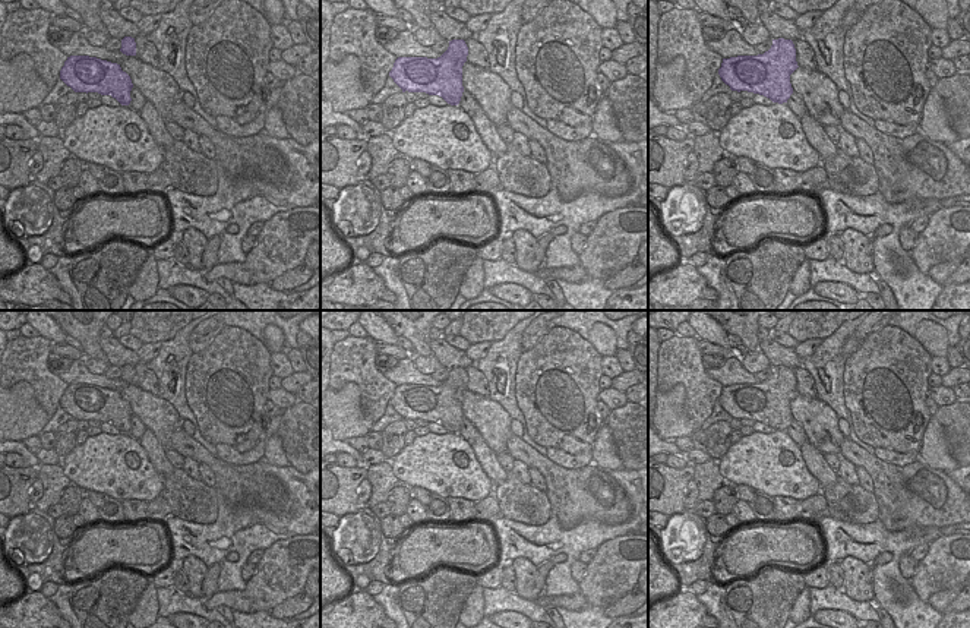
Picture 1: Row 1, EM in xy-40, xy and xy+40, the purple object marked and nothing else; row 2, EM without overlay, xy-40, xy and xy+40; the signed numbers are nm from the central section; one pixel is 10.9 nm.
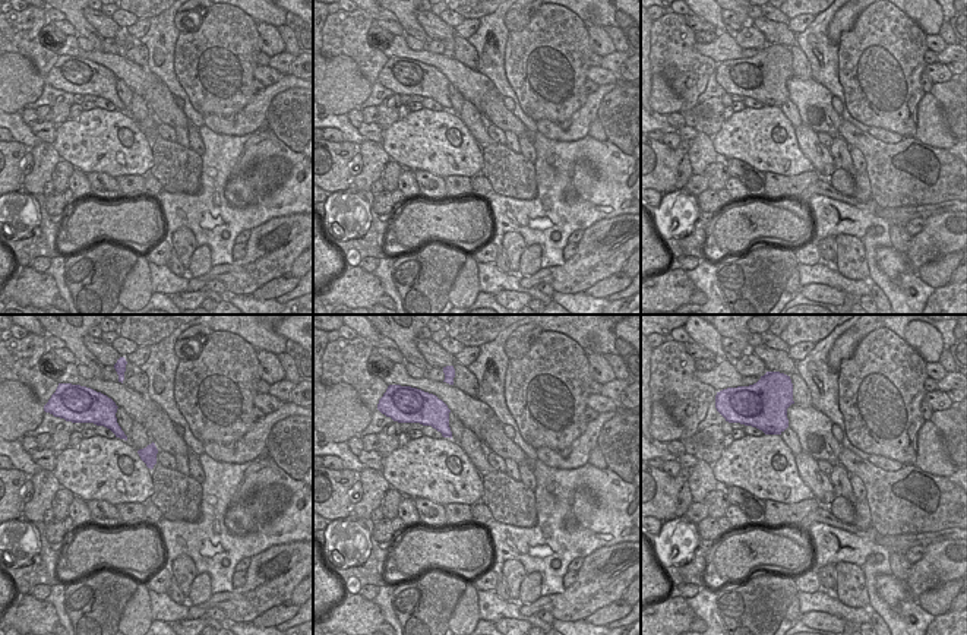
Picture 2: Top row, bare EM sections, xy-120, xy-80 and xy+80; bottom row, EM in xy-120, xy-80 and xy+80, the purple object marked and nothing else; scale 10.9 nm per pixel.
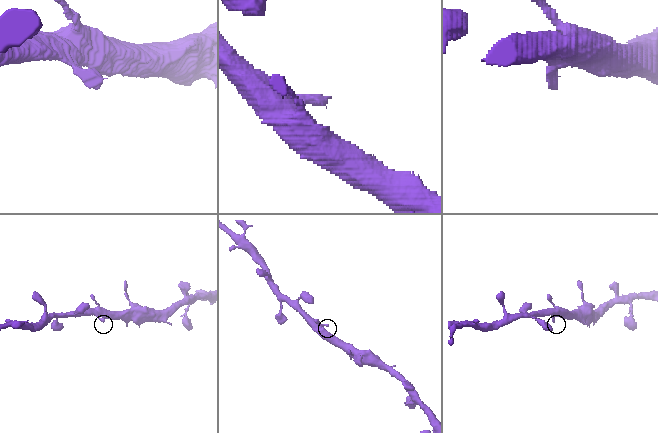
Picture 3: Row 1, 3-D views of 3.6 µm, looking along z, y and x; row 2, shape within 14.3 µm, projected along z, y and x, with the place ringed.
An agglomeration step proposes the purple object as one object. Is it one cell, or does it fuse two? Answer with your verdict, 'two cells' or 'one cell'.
one cell

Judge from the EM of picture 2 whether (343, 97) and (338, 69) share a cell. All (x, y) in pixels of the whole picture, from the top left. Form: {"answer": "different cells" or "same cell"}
{"answer": "same cell"}

